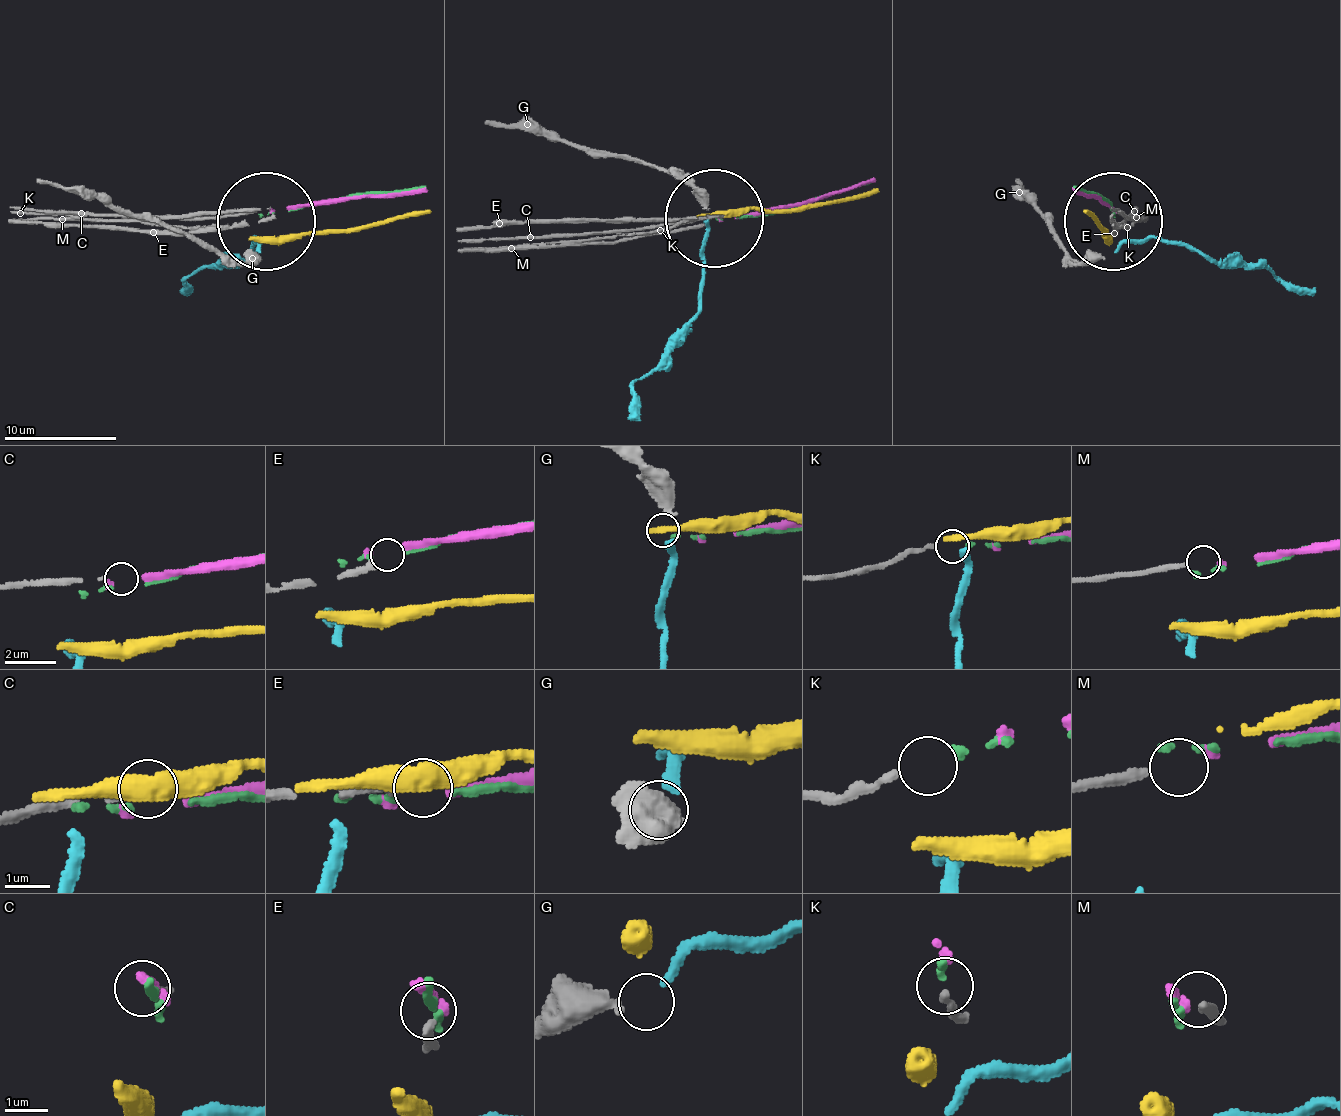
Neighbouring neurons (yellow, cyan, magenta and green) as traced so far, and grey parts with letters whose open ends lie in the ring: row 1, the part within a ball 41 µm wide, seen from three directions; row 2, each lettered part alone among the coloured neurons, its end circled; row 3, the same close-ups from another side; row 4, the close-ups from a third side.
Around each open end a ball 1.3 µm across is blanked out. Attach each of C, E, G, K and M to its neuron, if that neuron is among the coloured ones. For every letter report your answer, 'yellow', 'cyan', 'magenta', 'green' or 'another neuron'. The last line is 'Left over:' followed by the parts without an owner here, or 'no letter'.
C: another neuron
E: another neuron
G: cyan
K: green
M: another neuron
Left over: C, E, M

